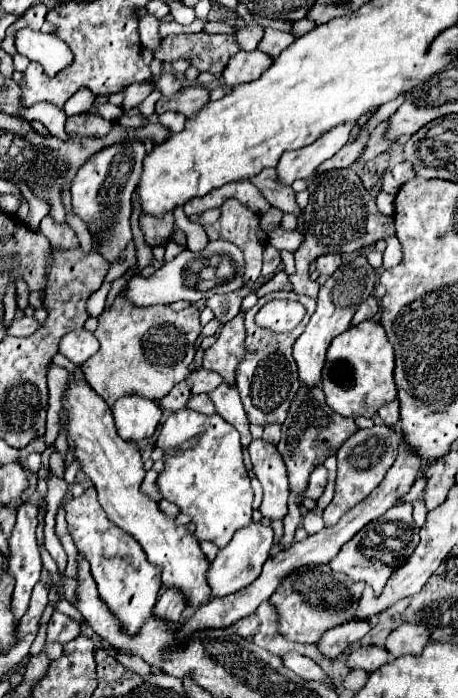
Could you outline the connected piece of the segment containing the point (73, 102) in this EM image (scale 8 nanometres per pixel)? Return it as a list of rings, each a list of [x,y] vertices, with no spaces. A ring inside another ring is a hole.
[[[83,88],[83,90],[77,90],[63,106],[65,114],[67,116],[73,116],[73,114],[79,114],[79,112],[89,112],[91,106],[93,106],[93,100],[95,96],[89,92],[89,88]]]

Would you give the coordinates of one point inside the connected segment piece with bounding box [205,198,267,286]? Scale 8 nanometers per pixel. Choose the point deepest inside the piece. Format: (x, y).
(237, 224)

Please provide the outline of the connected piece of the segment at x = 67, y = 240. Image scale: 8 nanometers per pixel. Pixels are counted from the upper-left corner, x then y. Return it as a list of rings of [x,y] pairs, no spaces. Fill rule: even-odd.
[[[49,216],[41,220],[41,232],[47,236],[55,250],[73,250],[79,248],[79,240],[75,232],[67,224],[55,224]]]

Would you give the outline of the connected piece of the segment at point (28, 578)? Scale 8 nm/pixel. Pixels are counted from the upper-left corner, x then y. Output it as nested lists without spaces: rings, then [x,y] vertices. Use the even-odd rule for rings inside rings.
[[[25,502],[19,512],[17,512],[17,522],[9,538],[9,556],[5,558],[5,574],[15,580],[13,596],[11,596],[11,612],[15,616],[15,622],[23,618],[23,614],[29,608],[29,598],[33,586],[39,582],[39,572],[41,572],[41,558],[39,558],[39,548],[35,540],[35,528],[37,528],[37,506]]]

